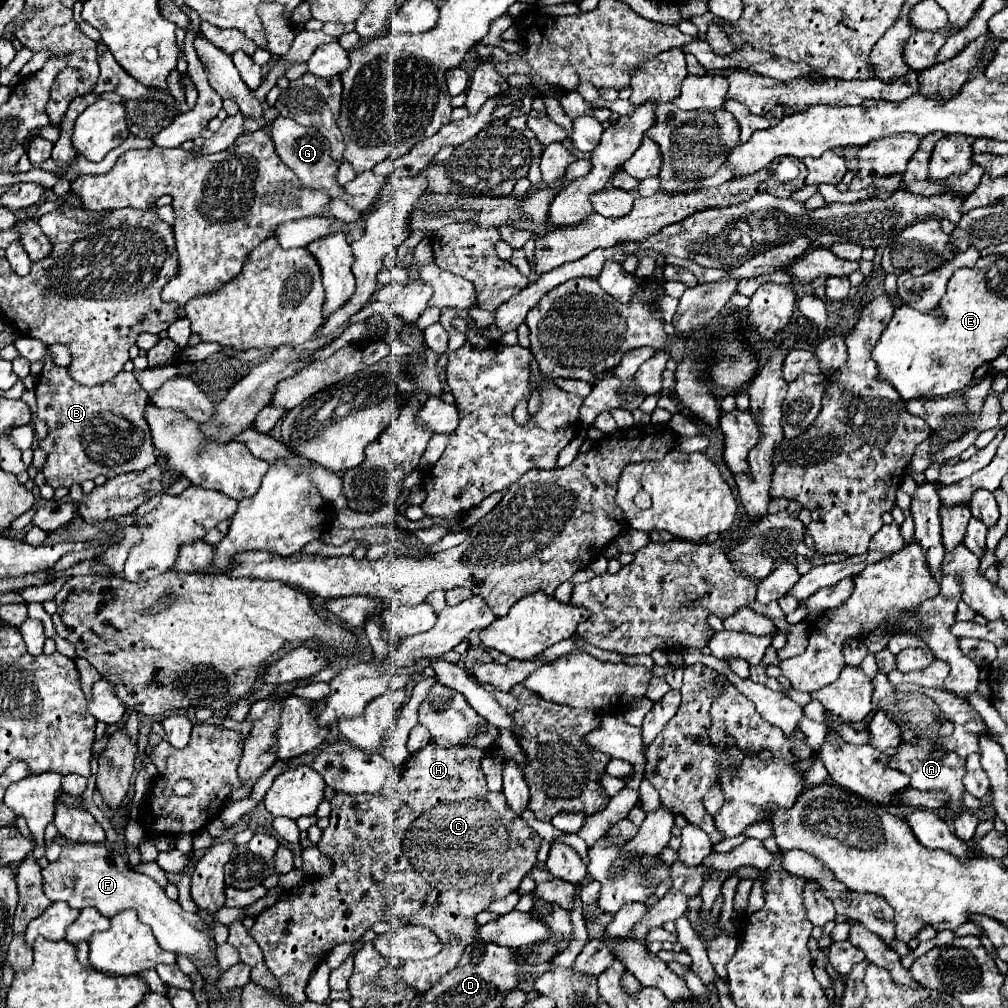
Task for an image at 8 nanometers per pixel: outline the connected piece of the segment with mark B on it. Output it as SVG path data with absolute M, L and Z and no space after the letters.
M19 336L15 346L17 346L19 354L25 356L27 360L43 360L45 362L41 374L37 376L35 394L37 394L39 418L43 422L47 422L47 426L49 426L49 436L39 444L49 454L45 468L43 468L47 484L51 484L53 488L59 488L59 486L69 488L73 484L93 480L101 474L107 478L113 478L119 474L145 470L151 464L155 464L155 448L153 448L153 440L151 440L151 430L143 416L149 396L141 388L141 384L135 380L133 372L121 370L113 380L109 380L105 384L83 386L83 384L77 384L73 378L69 378L69 372L65 368L59 368L49 358L45 358L47 346L41 340Z

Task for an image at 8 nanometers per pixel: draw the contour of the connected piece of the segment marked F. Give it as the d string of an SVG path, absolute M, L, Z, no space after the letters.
M65 844L61 856L55 862L49 862L47 868L41 870L43 876L43 890L51 902L63 900L71 908L87 908L95 906L103 916L111 918L115 912L123 912L133 908L139 920L151 926L159 946L169 952L183 952L187 954L193 964L205 968L205 964L213 964L215 956L215 942L199 918L197 912L185 912L179 902L167 898L167 894L159 888L155 880L145 874L135 872L129 864L125 864L123 856L107 848L105 844Z

